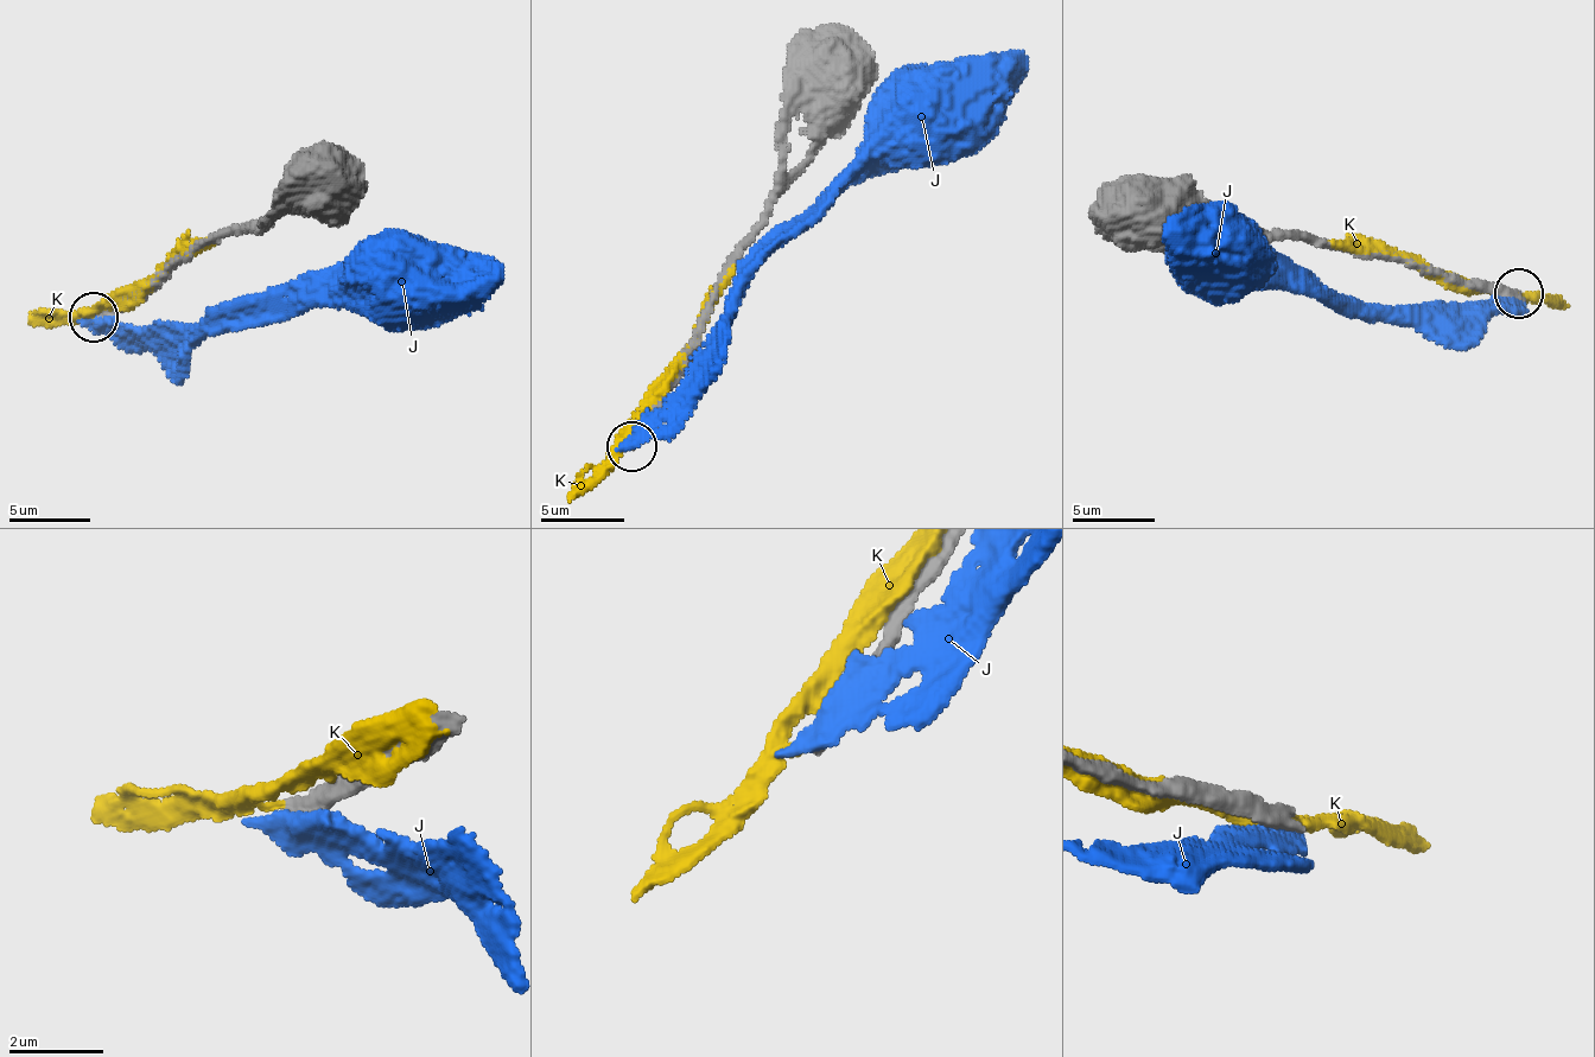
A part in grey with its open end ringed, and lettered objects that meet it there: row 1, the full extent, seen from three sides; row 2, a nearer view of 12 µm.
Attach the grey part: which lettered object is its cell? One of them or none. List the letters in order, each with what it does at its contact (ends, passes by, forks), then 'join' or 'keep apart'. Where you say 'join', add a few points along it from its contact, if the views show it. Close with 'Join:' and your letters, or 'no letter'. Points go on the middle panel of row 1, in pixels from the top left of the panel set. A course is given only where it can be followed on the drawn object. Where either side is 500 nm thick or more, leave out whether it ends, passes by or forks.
J: keep apart
K: it passes by | keep apart
Join: no letter

